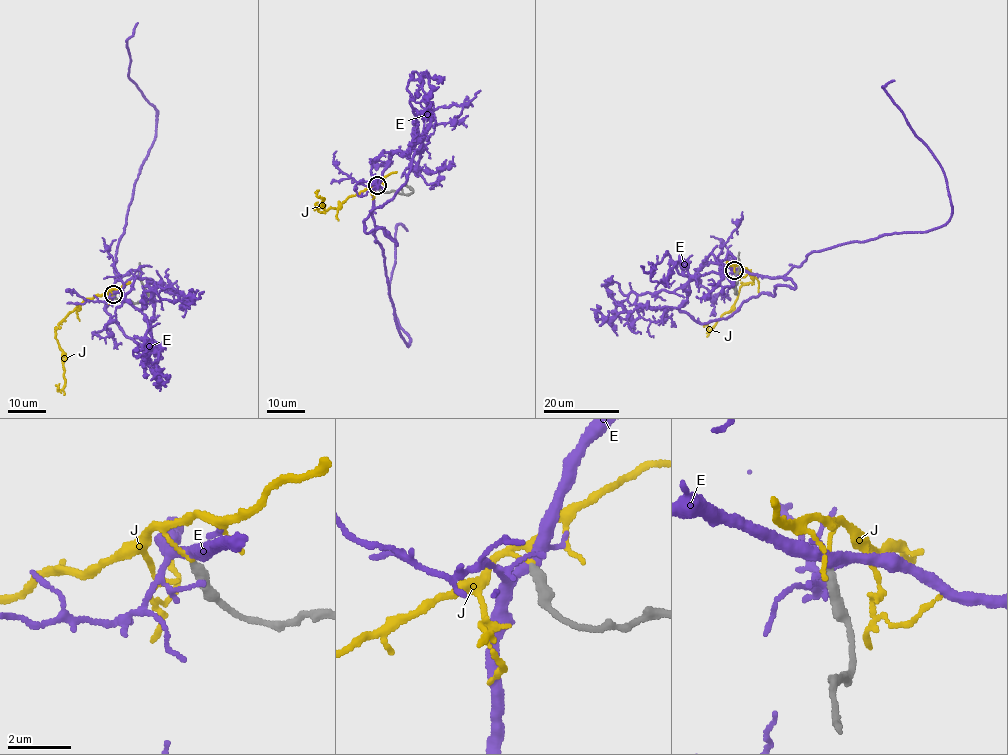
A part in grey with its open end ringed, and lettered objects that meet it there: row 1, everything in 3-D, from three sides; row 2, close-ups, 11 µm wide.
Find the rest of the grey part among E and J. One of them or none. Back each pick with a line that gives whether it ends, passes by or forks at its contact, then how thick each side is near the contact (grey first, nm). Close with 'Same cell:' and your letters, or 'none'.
Same cell: none

